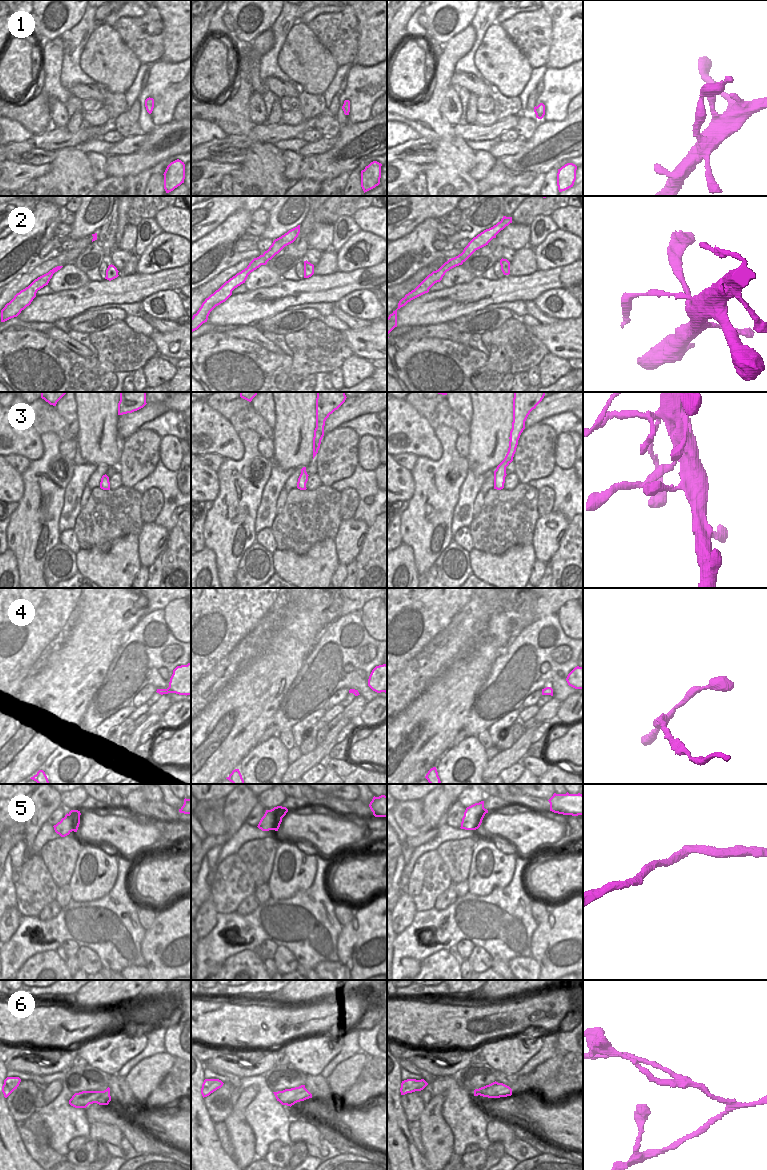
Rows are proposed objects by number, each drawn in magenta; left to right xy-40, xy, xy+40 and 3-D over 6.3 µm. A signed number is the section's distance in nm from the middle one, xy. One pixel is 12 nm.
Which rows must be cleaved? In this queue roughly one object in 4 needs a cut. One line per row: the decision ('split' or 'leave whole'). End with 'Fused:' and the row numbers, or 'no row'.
1: leave whole
2: split
3: leave whole
4: leave whole
5: leave whole
6: split
Fused: 2, 6

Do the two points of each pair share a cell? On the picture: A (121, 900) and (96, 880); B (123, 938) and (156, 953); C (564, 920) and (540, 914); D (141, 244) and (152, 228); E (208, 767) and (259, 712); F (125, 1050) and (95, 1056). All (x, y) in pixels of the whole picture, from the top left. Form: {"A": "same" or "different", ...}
{"A": "different", "B": "different", "C": "different", "D": "same", "E": "same", "F": "same"}

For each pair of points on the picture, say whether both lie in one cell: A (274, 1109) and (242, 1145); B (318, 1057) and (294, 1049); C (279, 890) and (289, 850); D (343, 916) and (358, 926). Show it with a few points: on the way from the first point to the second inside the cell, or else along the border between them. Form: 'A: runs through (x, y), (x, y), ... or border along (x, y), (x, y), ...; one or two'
A: border along (244, 1110), (244, 1119), (255, 1138), (256, 1155); two
B: runs through (312, 1054), (300, 1052); one
C: runs through (285, 880), (289, 876), (289, 860); one
D: border along (353, 906), (352, 918), (342, 926); two

